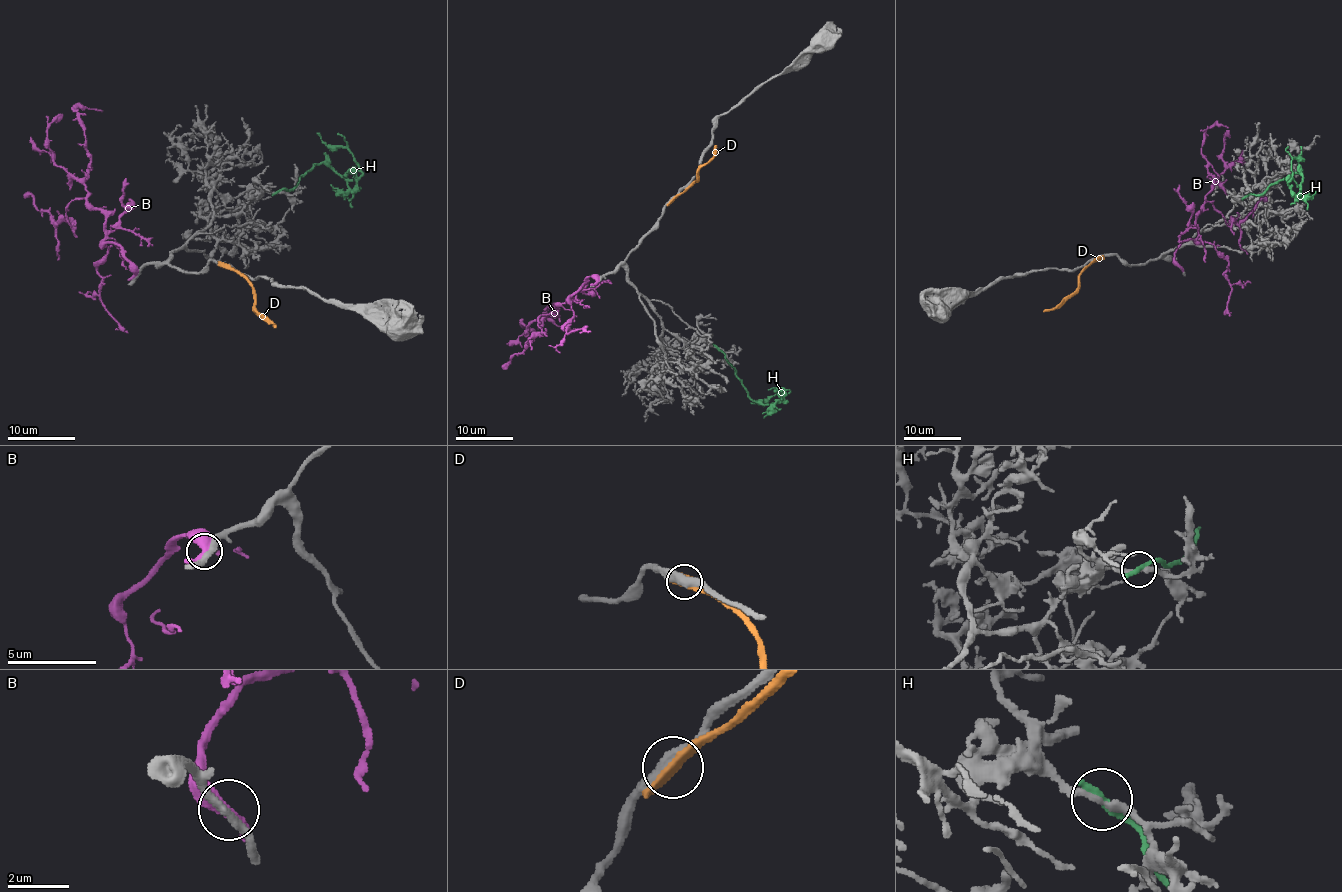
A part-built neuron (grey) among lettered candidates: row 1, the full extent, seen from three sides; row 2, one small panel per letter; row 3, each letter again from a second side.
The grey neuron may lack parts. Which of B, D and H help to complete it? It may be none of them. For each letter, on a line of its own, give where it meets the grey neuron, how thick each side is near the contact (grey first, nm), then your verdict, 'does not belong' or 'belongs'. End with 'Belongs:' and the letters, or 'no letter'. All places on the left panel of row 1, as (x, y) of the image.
B: (135, 273) | 320/420 nm | belongs
D: (224, 266) | 440/360 nm | does not belong
H: (277, 192) | 240/320 nm | does not belong
Belongs: B

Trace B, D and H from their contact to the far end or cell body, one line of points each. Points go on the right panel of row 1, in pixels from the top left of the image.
B: (1180, 266), (1174, 253), (1195, 238), (1195, 217), (1211, 188), (1204, 132), (1228, 128)
D: (1098, 259), (1079, 276), (1079, 286), (1057, 307), (1043, 310)
H: (1246, 197), (1262, 194), (1298, 172), (1302, 181), (1296, 184), (1292, 177), (1293, 159), (1302, 146)

